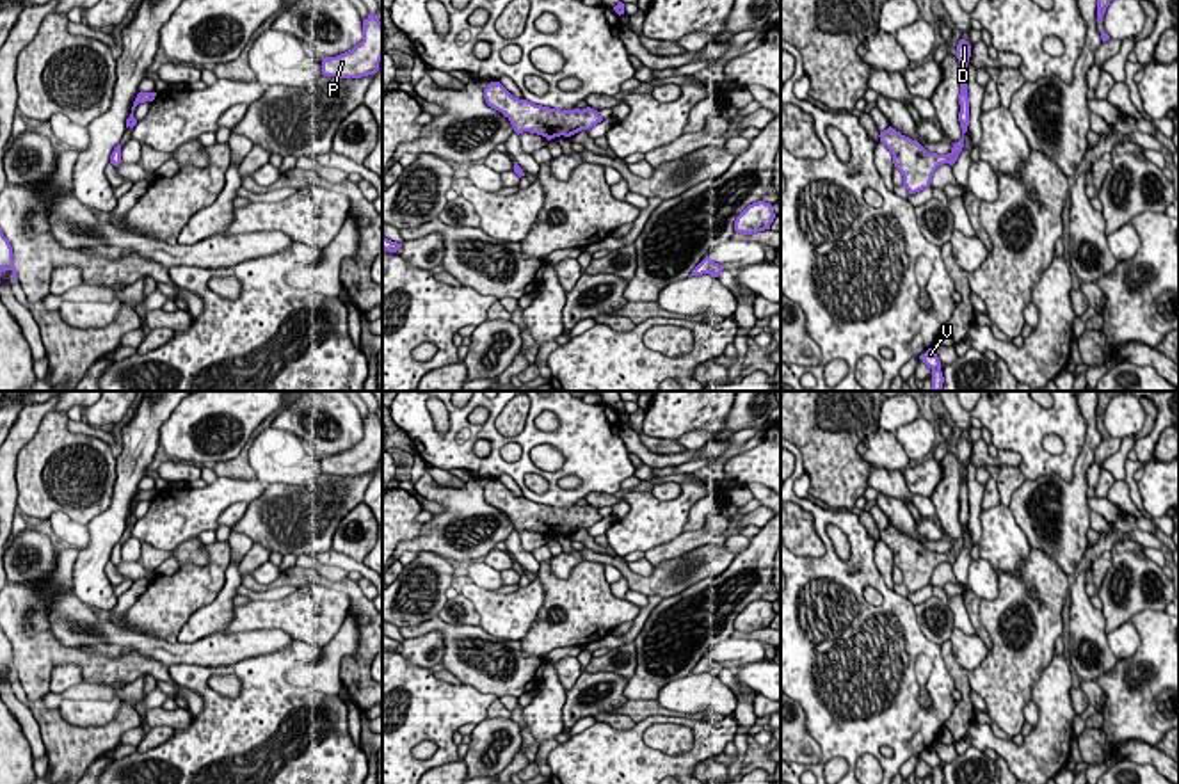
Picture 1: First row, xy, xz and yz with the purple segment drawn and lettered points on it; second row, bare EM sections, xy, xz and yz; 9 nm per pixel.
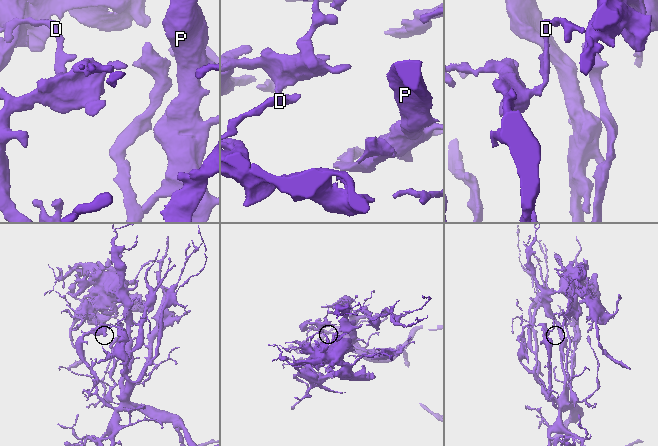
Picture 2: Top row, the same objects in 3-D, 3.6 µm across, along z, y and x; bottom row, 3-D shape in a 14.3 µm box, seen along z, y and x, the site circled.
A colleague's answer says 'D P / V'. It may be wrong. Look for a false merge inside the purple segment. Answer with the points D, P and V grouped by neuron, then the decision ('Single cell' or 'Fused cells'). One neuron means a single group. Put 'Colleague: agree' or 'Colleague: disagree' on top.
Colleague: disagree
Groups: D / P V. Fused cells

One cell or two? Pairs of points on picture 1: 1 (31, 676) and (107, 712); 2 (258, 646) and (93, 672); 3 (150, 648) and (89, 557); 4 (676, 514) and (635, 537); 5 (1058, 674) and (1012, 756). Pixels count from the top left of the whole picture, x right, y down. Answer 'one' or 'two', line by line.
1: two
2: two
3: two
4: one
5: one

